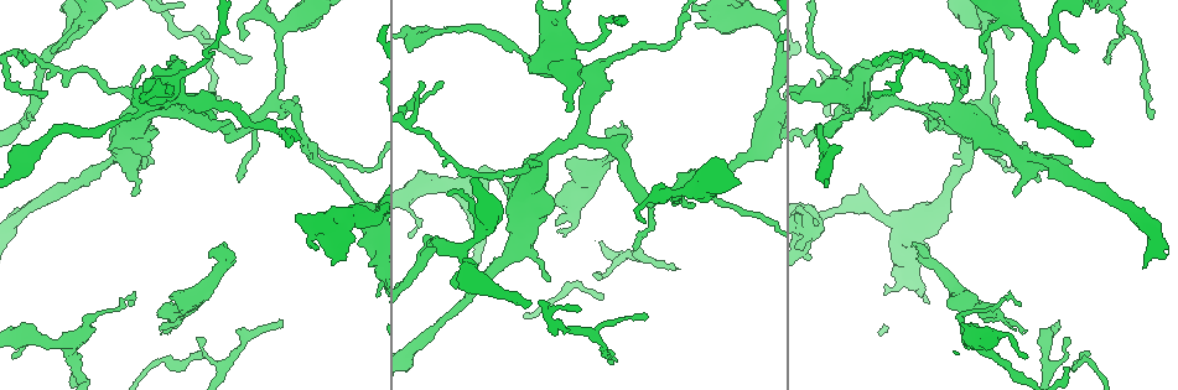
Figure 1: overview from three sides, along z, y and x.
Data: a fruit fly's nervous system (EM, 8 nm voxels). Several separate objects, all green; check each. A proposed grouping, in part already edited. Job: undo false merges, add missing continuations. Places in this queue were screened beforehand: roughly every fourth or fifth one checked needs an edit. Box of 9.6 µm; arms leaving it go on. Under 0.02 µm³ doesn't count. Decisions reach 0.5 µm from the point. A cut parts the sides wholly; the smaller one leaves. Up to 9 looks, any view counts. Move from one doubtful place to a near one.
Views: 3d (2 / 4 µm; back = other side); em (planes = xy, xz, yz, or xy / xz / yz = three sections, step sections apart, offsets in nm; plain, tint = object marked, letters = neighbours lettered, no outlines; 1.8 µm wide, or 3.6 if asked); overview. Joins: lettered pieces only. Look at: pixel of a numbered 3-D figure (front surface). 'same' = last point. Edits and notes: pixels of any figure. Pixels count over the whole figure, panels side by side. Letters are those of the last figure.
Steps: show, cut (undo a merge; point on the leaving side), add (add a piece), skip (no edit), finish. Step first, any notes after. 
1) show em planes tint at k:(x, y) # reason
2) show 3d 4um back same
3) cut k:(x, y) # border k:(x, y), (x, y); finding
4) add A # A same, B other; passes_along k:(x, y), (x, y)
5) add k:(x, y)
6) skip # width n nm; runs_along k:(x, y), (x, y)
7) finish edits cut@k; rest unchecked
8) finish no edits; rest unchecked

show em xz step 4 tint at 1:(609, 361)

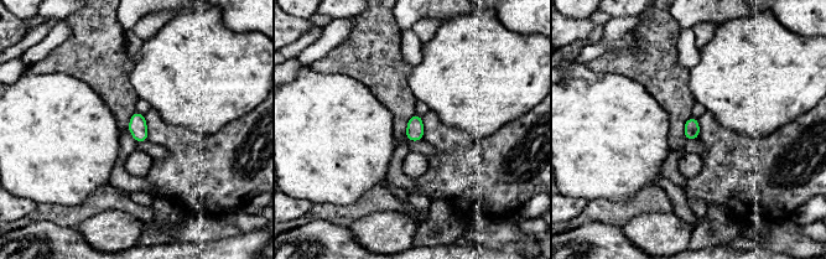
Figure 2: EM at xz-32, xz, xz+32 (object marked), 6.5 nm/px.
show em planes letters same # another direction

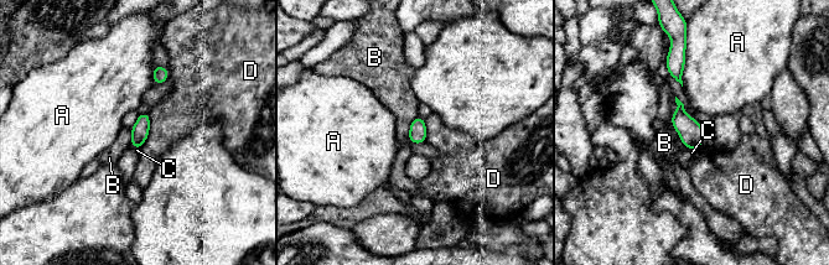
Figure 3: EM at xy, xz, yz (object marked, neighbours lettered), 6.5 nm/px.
skip # width 110 nm; longest_contact A 260 nm; A other, B other, C other, D other; no lettered piece goes on from it

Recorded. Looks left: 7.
show em planes letters at 1:(280, 327) # thin end

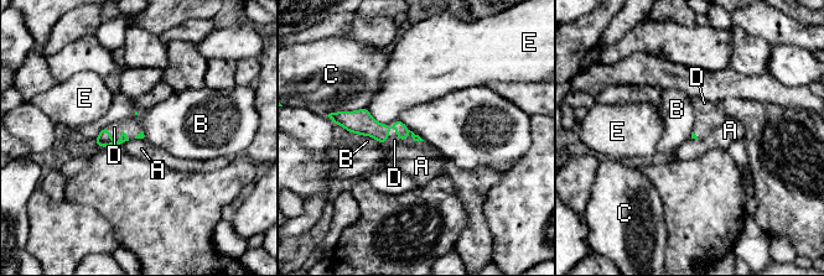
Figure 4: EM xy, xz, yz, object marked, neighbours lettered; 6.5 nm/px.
add D # A other, B other, C other, D same, E other; it goes on there

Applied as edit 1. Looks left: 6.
show overview

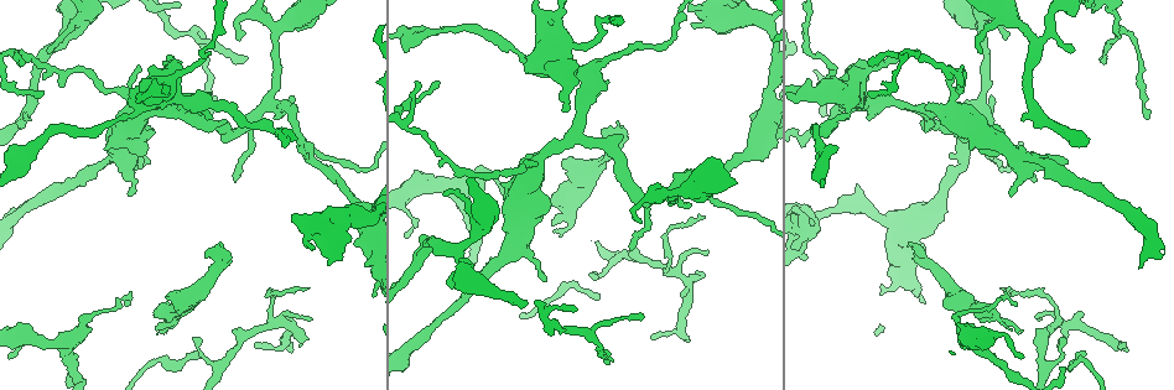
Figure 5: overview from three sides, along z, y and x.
show em planes letters at 5:(1064, 368) # thin end

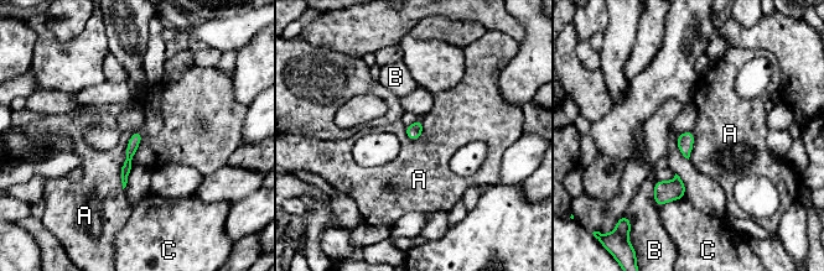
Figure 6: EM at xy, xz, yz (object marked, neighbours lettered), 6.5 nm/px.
skip # A other, B other, C other; runs_along 6:(138, 134), (130, 150), (124, 181); no lettered piece goes on from it

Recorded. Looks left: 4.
show em xz step 8 letters at 5:(407, 236) # tapers out

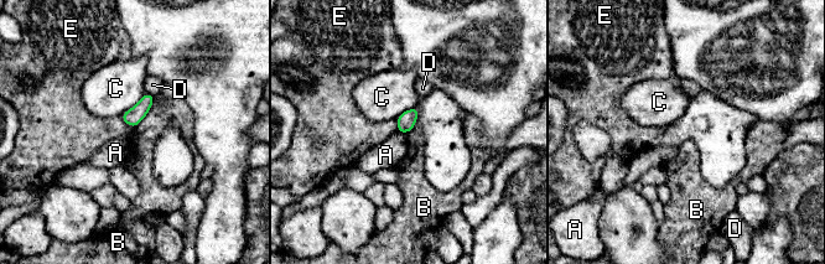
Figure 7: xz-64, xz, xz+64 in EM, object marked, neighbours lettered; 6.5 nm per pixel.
show em planes letters same # another direction

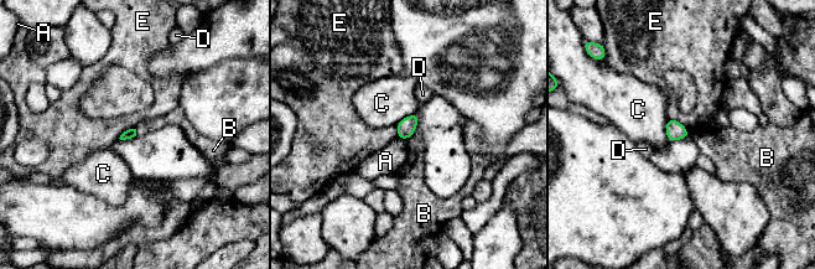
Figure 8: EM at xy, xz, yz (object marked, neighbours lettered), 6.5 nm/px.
skip # A other, B other, C other, D other, E other; border 8:(413, 135), (405, 139); no lettered piece goes on from it

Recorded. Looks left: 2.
finish edits add@4; rest unchecked

